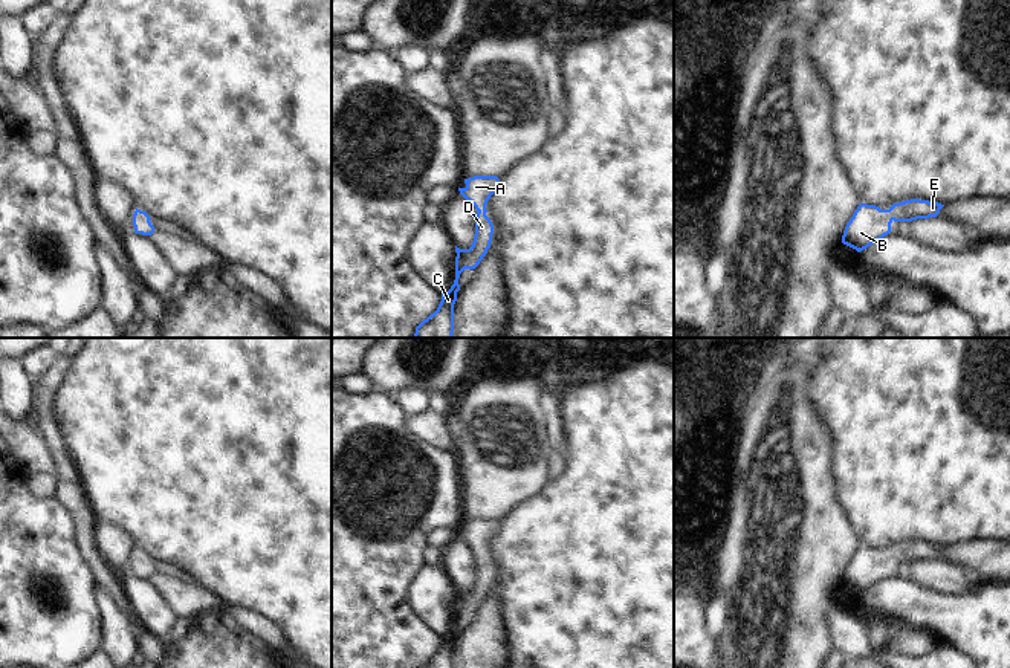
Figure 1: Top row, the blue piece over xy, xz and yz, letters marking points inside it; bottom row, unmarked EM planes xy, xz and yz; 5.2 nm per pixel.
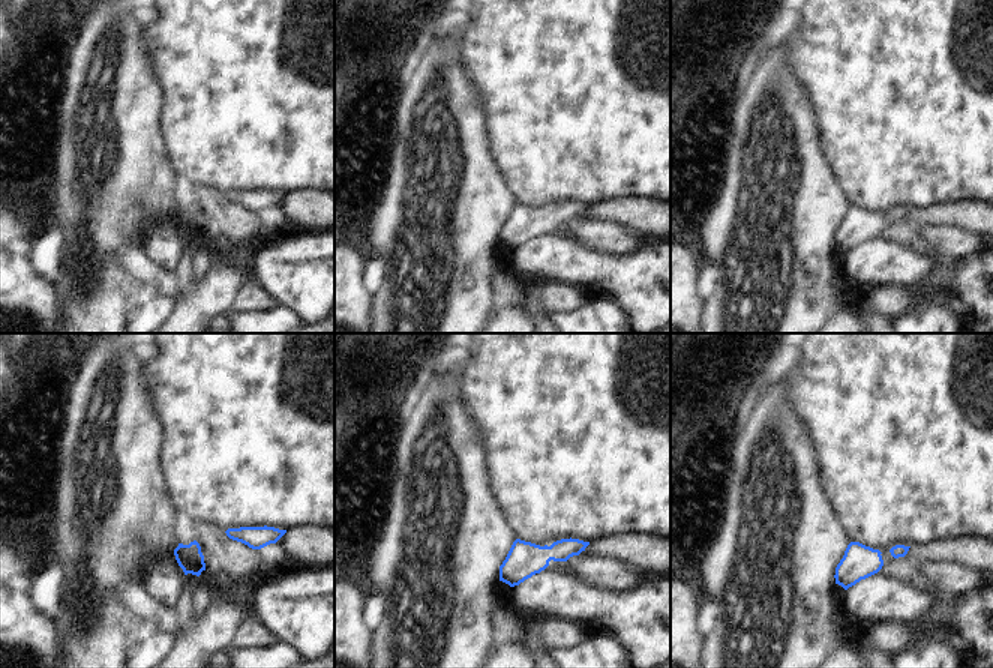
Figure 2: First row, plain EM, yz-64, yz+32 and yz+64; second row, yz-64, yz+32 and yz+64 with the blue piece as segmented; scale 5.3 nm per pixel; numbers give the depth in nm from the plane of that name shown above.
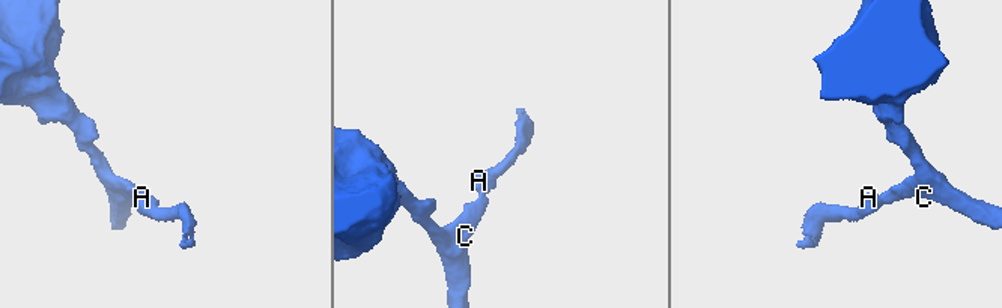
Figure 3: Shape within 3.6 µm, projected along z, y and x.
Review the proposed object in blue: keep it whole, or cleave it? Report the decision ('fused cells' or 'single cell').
single cell

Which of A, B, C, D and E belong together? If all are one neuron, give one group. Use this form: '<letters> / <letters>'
A B C D E

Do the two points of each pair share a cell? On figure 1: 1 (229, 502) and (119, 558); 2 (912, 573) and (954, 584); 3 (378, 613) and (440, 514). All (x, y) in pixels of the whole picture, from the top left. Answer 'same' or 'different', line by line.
1: different
2: same
3: same

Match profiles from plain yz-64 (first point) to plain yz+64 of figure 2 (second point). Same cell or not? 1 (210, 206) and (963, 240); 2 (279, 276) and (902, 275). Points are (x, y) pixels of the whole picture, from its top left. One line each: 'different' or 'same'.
1: same
2: same

